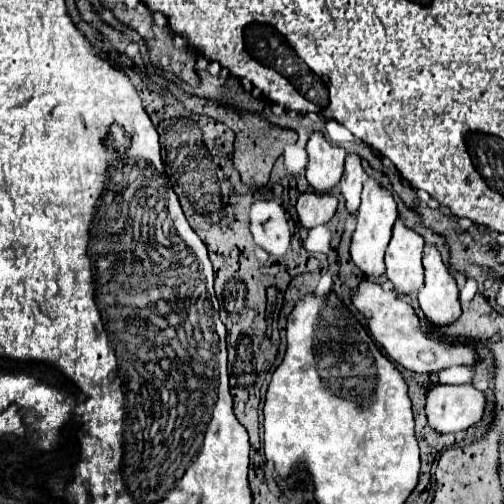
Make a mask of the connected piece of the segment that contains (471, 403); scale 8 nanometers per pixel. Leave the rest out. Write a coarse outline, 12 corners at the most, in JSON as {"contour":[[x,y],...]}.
{"contour":[[471,383],[435,385],[427,421],[439,433],[475,425],[487,397]]}

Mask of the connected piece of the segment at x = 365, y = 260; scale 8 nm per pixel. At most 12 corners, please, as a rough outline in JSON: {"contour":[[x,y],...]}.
{"contour":[[367,177],[351,259],[385,273],[383,255],[397,215],[391,191]]}

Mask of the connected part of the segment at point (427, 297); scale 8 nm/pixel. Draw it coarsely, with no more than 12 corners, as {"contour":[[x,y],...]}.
{"contour":[[435,245],[423,253],[425,319],[459,319],[459,289]]}

